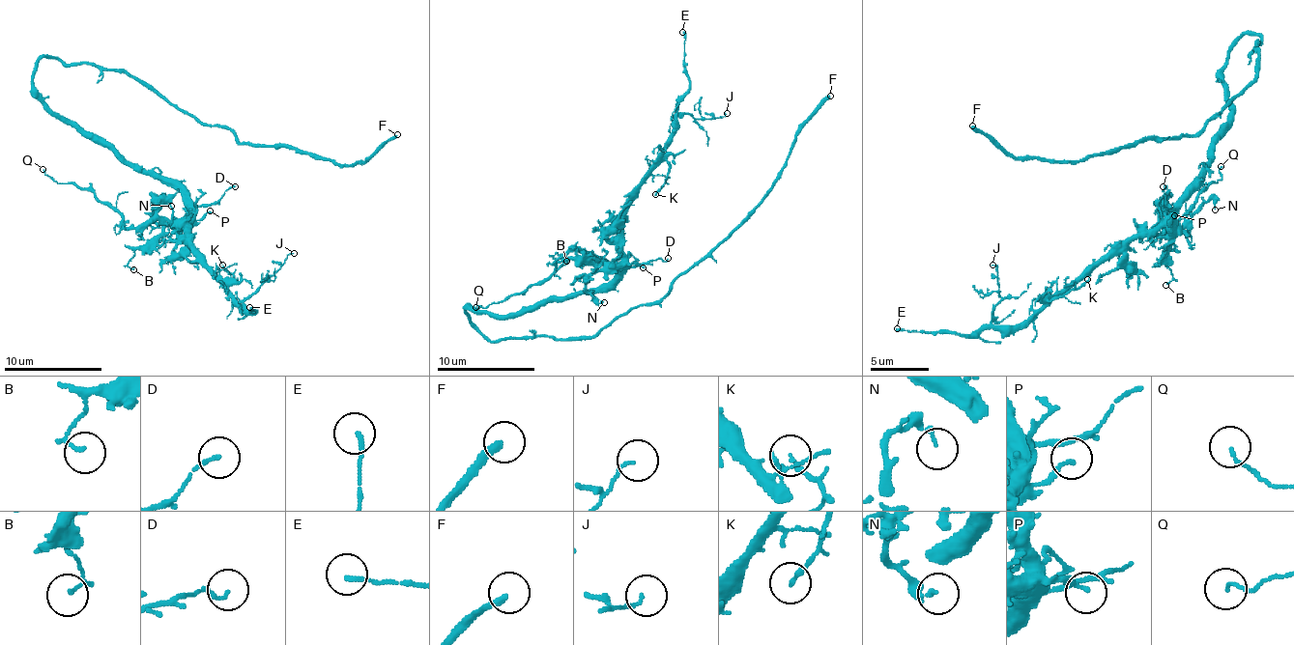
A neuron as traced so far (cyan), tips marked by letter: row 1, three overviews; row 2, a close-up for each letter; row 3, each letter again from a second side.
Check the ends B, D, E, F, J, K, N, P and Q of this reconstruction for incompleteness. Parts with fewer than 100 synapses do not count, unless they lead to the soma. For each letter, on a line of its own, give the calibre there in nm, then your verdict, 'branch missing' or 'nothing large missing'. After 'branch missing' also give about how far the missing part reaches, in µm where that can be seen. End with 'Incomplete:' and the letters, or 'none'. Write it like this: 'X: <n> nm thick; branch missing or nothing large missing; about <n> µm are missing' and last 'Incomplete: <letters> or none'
B: 80 nm thick; nothing large missing
D: 100 nm thick; nothing large missing
E: 140 nm thick; nothing large missing
F: 280 nm thick; branch missing; about 6 µm are missing
J: 90 nm thick; nothing large missing
K: 140 nm thick; nothing large missing
N: 150 nm thick; nothing large missing
P: 150 nm thick; nothing large missing
Q: 100 nm thick; nothing large missing
Incomplete: F

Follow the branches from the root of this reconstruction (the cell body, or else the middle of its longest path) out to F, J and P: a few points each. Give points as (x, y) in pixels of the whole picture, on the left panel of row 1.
F: (36, 69), (43, 56), (122, 69), (240, 142), (289, 145), (338, 164), (370, 159), (397, 134)
J: (36, 69), (33, 91), (55, 113), (156, 172), (183, 196), (190, 209), (190, 245), (240, 304), (294, 253)
P: (36, 69), (33, 91), (55, 113), (101, 137), (129, 161), (163, 177), (198, 220), (210, 210)

